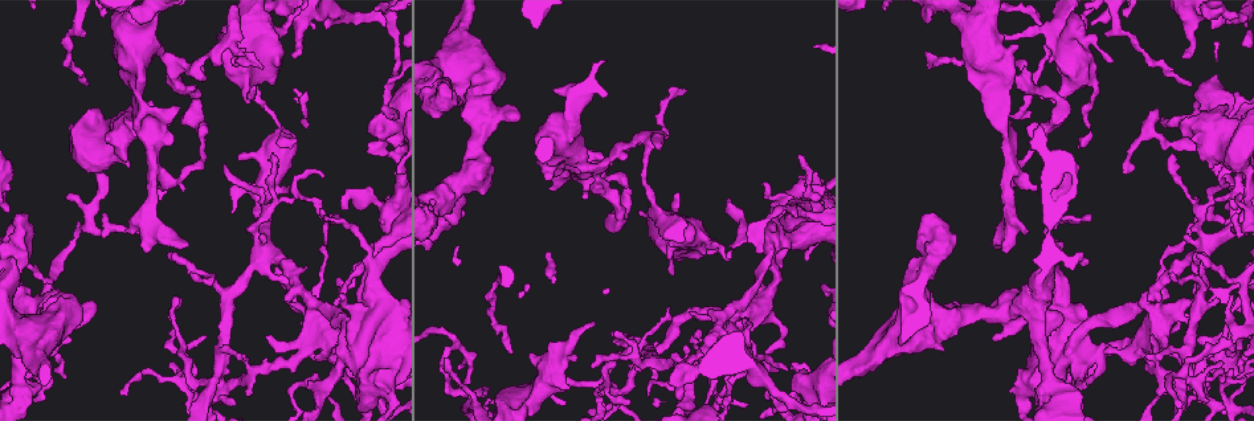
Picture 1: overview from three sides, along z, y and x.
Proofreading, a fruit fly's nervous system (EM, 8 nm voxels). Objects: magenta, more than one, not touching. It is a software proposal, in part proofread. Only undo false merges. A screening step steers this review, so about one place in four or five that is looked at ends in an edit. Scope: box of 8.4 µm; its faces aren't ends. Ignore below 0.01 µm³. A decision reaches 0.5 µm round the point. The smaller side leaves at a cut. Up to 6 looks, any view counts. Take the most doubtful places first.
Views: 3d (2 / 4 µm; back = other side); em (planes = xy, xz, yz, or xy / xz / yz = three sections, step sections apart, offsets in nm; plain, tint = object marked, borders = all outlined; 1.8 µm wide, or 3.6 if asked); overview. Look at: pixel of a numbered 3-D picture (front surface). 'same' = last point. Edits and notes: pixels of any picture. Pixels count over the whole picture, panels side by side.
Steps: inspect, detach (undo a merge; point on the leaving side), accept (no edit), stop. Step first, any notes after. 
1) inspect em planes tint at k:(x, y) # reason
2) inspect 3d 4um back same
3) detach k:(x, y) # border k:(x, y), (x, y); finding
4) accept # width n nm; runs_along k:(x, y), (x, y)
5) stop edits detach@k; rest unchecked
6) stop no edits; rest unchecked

inspect em planes borders at 1:(1037, 308) # sharp bend

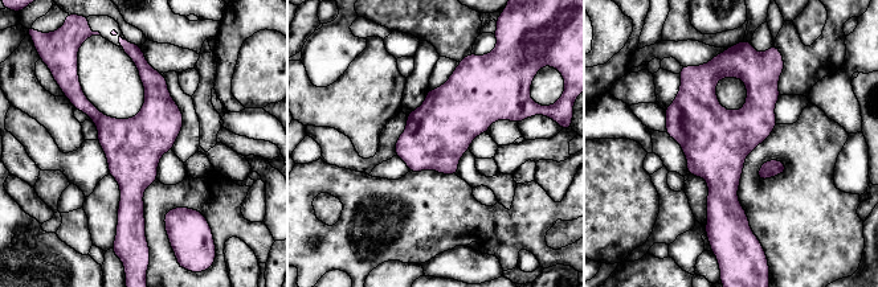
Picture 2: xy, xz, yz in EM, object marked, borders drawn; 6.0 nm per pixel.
accept # runs_along 2:(143, 64), (154, 128), (133, 150), (133, 222); one neuron here

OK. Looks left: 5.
inspect 3d 4um at 1:(641, 137) # four-way junction

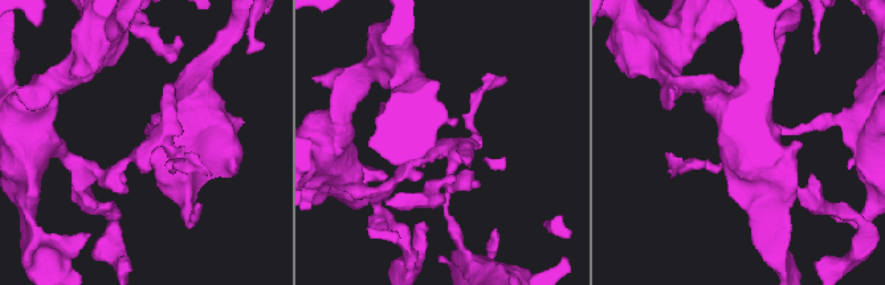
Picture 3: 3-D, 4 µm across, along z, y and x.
inspect em planes tint at 3:(439, 150) # arms 4

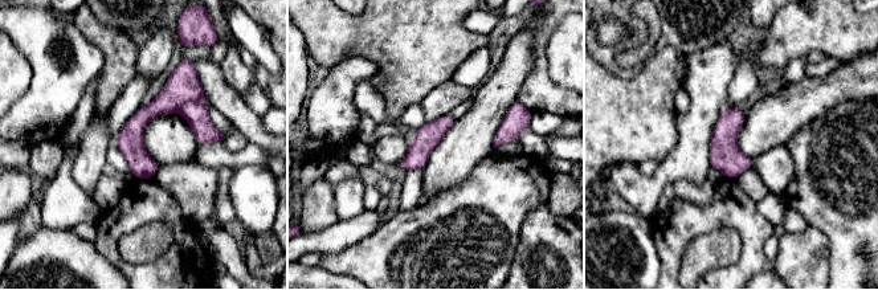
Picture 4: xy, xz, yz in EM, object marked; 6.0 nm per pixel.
detach 4:(195, 113) # width 150 nm; border 4:(203, 98), (187, 101), (176, 111); two neurons meet here

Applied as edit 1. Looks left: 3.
inspect overview # see it whole again

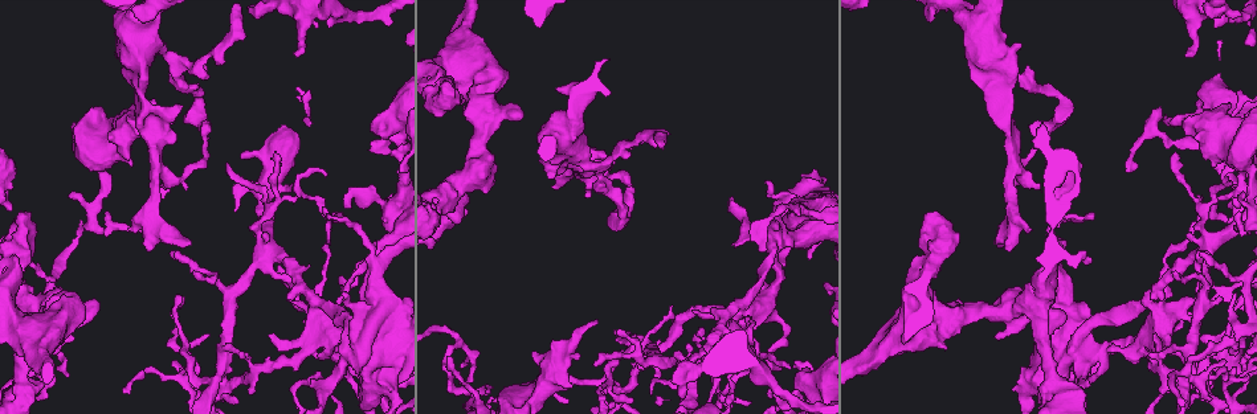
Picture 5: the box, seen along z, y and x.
inspect em yz step 8 tint at 5:(996, 91)

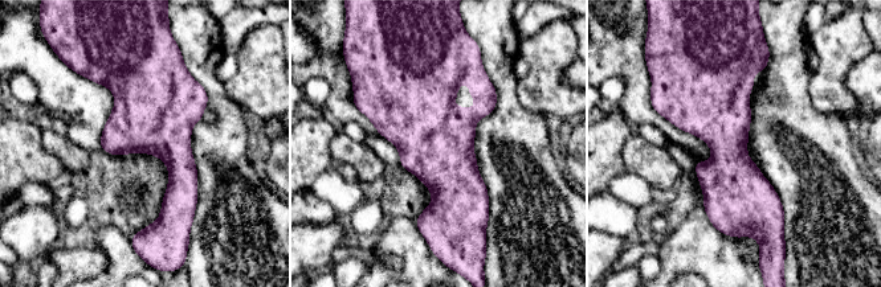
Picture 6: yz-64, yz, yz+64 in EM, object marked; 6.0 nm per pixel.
inspect em xy step 4 tint same # another direction

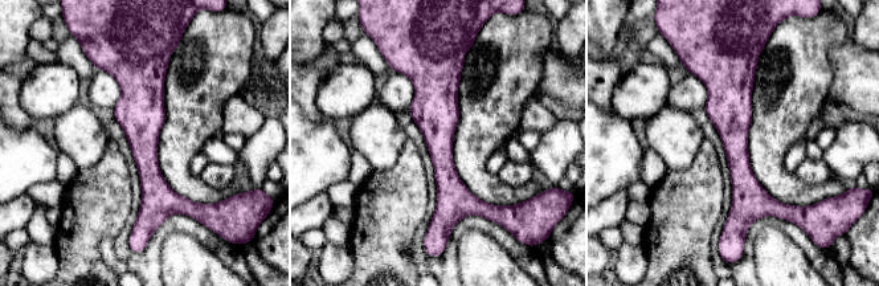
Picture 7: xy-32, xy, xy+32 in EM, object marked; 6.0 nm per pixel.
accept # runs_along 7:(432, 65), (445, 172), (445, 224); one neuron here

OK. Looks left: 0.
stop edits detach@4; rest unchecked

